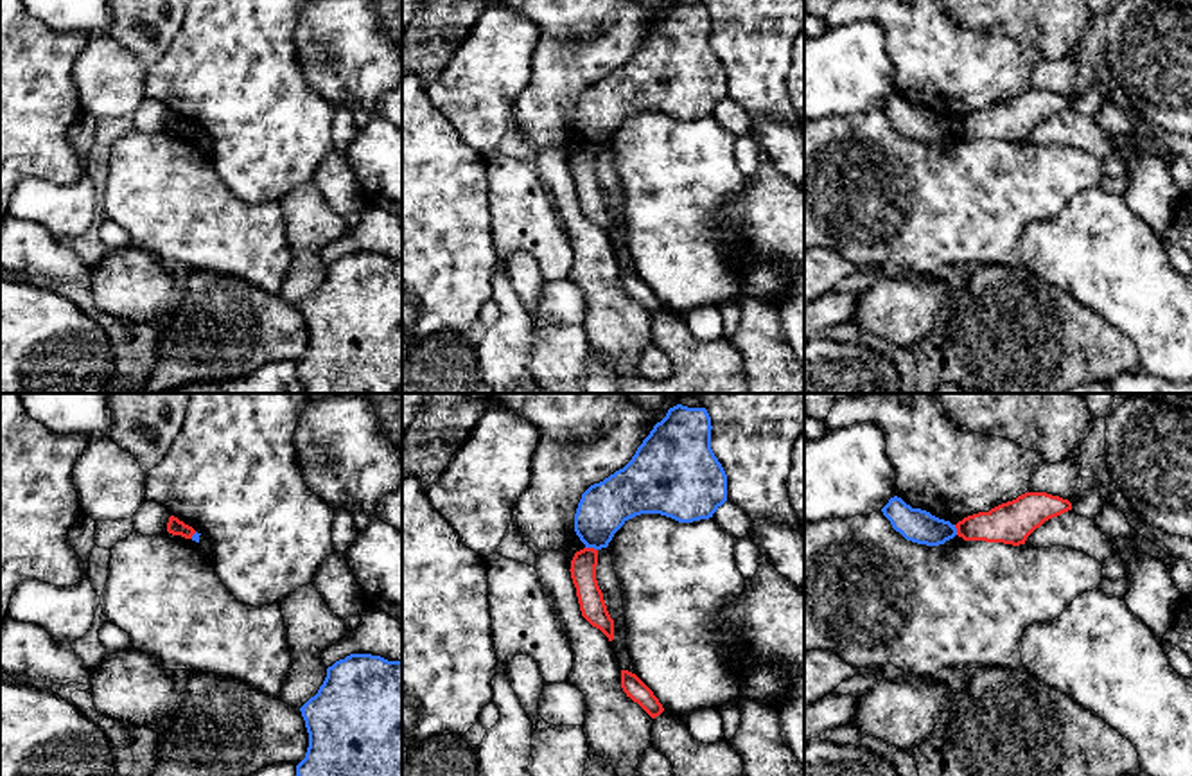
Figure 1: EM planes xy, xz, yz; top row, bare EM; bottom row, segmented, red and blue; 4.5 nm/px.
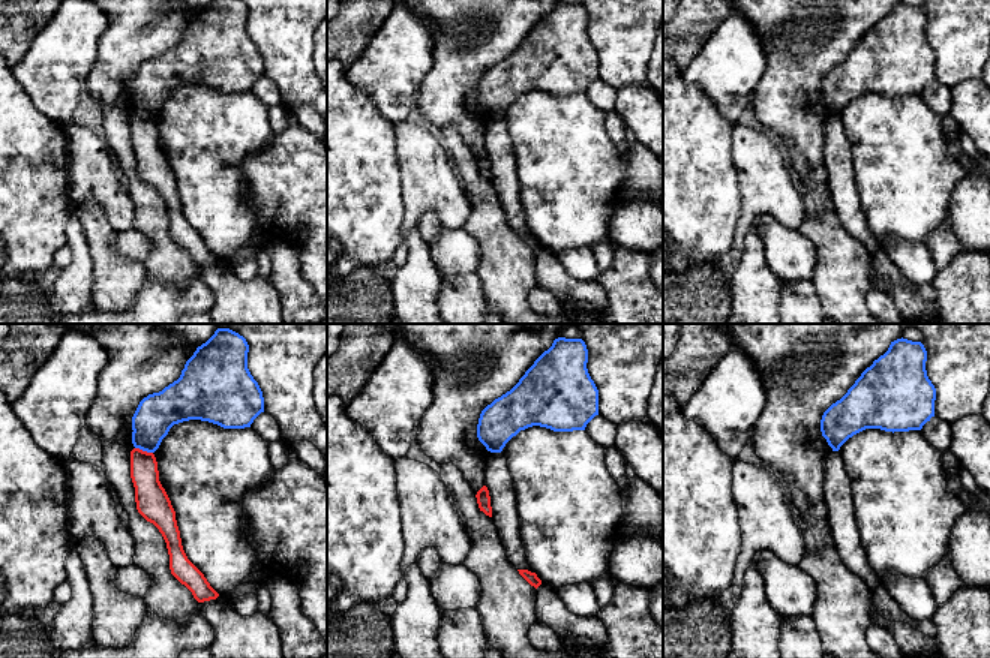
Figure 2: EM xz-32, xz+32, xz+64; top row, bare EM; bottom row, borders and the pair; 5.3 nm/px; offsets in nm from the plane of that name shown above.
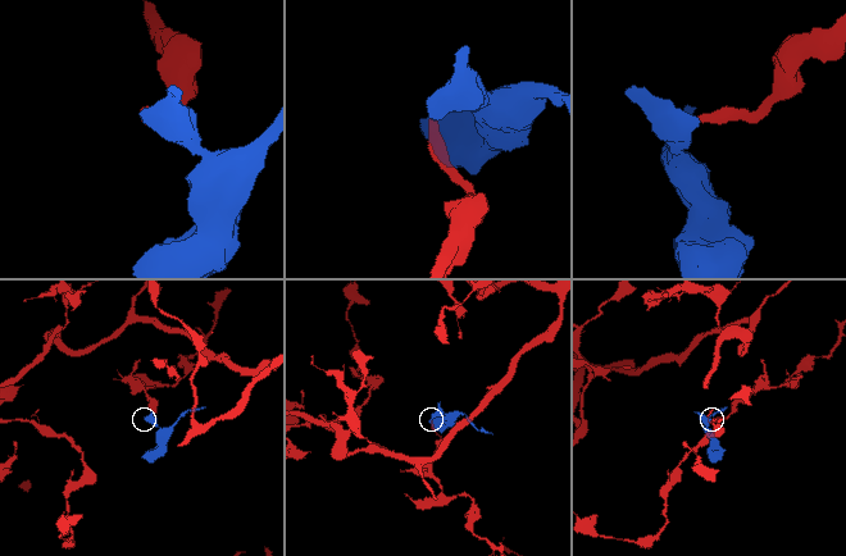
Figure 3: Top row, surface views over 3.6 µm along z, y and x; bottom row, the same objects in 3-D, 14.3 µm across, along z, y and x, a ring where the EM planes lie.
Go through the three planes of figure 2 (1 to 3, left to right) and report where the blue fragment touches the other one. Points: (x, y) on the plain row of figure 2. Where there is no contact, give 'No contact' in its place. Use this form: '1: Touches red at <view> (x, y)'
1: Touches red at xz-32 (144, 116)
2: No contact
3: No contact

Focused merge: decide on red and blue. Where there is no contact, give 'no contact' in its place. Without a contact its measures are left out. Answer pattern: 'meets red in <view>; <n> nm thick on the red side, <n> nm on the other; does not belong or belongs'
meets red in xz; 120 nm thick on the red side, 220 nm on the other; does not belong

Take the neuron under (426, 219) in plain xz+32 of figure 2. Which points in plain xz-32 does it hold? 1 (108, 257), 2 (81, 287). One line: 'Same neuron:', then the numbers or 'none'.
Same neuron: 1

